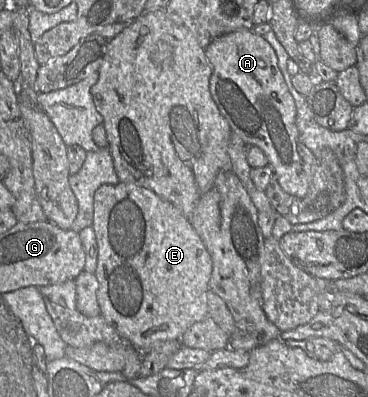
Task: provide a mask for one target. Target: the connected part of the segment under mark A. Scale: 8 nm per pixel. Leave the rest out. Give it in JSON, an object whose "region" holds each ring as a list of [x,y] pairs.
{"region":[[[237,29],[219,36],[204,49],[212,66],[210,93],[220,113],[227,120],[231,132],[237,134],[247,146],[257,146],[266,155],[281,188],[290,195],[303,198],[309,191],[316,169],[314,153],[299,141],[296,126],[296,105],[283,74],[278,58],[270,43],[252,29]]]}

